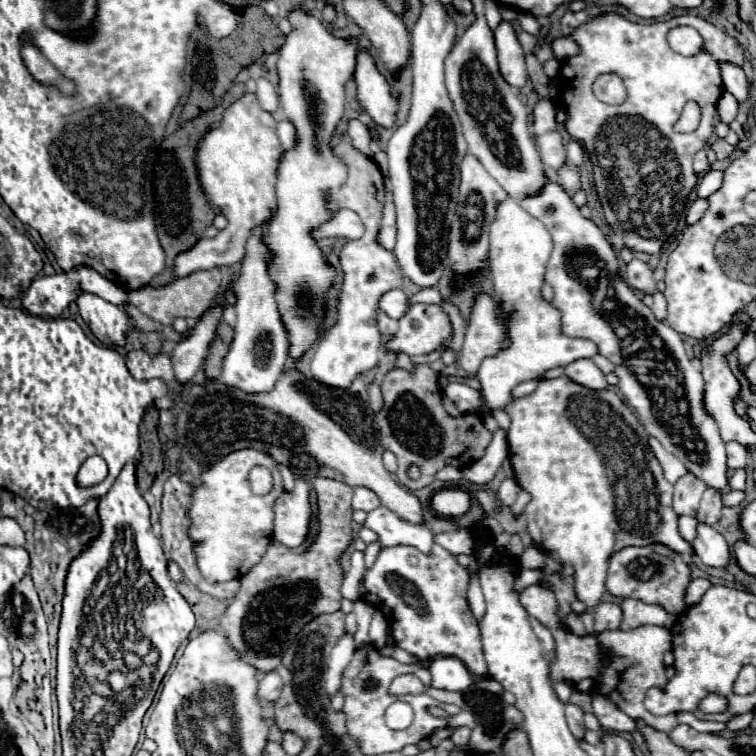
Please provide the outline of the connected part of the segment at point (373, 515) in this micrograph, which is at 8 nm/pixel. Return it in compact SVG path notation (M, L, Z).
M377 507L377 509L369 511L363 525L373 529L379 535L381 547L411 545L411 547L421 549L423 553L429 553L429 549L433 545L433 533L429 529L407 523L385 507Z

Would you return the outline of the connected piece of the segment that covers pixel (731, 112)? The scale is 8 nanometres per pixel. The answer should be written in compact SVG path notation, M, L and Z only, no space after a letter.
M725 91L721 95L721 99L719 99L719 117L721 117L721 121L731 123L735 119L735 115L737 115L737 109L739 109L737 99L729 91Z

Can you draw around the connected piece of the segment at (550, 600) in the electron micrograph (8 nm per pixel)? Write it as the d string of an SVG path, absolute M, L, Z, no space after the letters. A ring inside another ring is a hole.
M531 585L521 593L521 603L527 609L529 615L545 623L557 643L557 659L551 665L551 679L553 681L569 681L569 683L579 683L581 679L593 679L603 685L603 695L609 697L623 713L627 713L633 719L643 719L649 727L671 733L677 727L677 717L675 715L651 715L645 705L643 697L647 689L651 687L663 687L667 683L665 677L665 663L663 663L663 653L671 649L671 633L665 627L657 625L641 625L629 631L603 631L599 635L575 635L569 631L563 623L563 619L557 615L557 599L555 595L541 587L541 585Z

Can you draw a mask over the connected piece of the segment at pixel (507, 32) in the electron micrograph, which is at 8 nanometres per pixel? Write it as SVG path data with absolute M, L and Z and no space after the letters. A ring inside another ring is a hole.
M499 7L501 11L501 23L495 29L495 45L497 45L497 59L501 65L501 73L505 81L513 87L523 87L527 81L525 73L525 53L517 39L513 19L517 17L517 9L513 7Z

